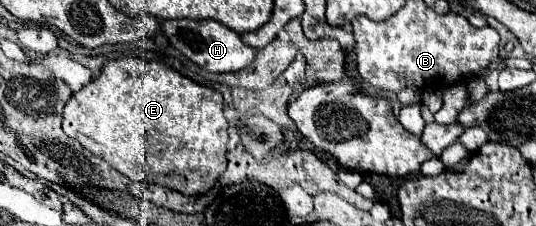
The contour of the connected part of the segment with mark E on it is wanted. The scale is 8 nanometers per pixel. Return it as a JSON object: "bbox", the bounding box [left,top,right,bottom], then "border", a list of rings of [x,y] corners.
{"bbox":[62,57,228,197],"border":[[[136,57],[106,61],[100,75],[70,97],[64,107],[62,127],[68,137],[80,141],[92,153],[98,153],[98,157],[108,161],[128,179],[176,189],[186,197],[208,193],[226,169],[228,121],[223,115],[222,93],[184,77],[158,61],[146,63]]]}

